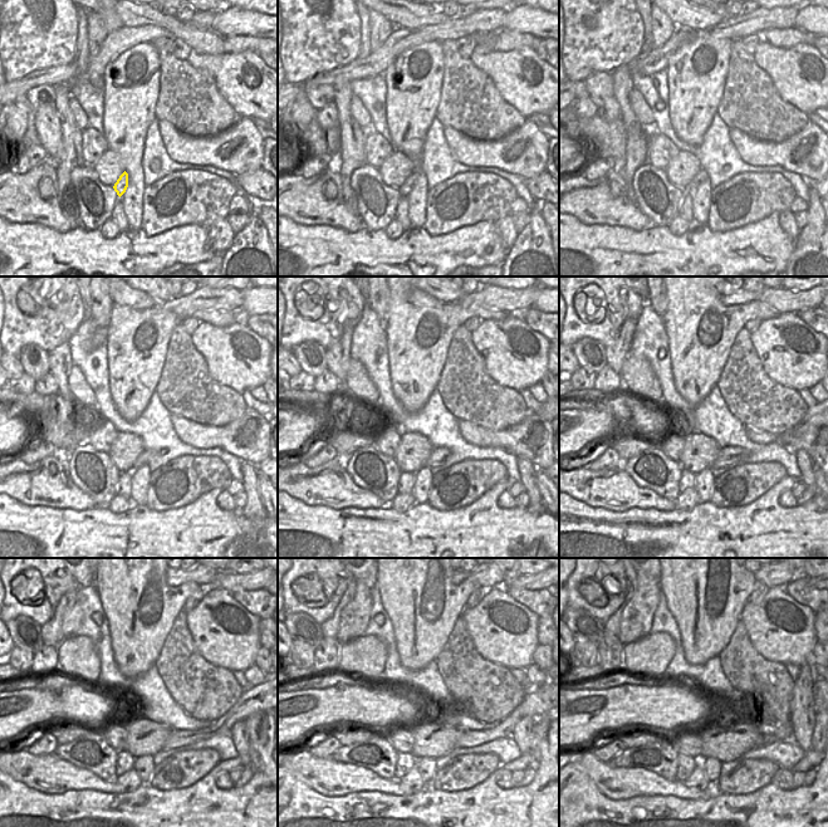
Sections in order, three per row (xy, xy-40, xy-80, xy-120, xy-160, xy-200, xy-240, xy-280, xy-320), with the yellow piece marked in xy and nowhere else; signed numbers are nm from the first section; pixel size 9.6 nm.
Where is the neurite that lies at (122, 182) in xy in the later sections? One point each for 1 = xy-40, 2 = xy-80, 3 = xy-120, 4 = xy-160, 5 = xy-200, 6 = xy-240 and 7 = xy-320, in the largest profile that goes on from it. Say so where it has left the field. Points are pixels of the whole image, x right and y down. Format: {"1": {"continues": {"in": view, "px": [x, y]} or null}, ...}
{"1": {"continues": {"in": "xy-40", "px": [406, 187]}}, "2": {"continues": {"in": "xy-80", "px": [701, 176]}}, "3": {"continues": {"in": "xy-120", "px": [143, 458]}}, "4": {"continues": {"in": "xy-160", "px": [436, 459]}}, "5": {"continues": {"in": "xy-200", "px": [729, 456]}}, "6": {"continues": {"in": "xy-240", "px": [251, 700]}}, "7": {"continues": {"in": "xy-320", "px": [783, 733]}}}

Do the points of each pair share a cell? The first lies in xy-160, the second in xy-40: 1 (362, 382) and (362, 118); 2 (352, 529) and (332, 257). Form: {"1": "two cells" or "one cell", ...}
{"1": "one cell", "2": "one cell"}

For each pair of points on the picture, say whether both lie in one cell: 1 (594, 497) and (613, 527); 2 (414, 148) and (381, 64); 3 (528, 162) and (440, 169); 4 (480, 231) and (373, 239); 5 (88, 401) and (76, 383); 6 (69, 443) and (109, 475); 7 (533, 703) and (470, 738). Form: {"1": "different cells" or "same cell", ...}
{"1": "different cells", "2": "different cells", "3": "different cells", "4": "same cell", "5": "same cell", "6": "different cells", "7": "same cell"}

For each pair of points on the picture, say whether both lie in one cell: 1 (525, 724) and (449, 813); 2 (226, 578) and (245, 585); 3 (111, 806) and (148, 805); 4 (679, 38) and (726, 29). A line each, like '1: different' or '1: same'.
1: different
2: same
3: same
4: same

